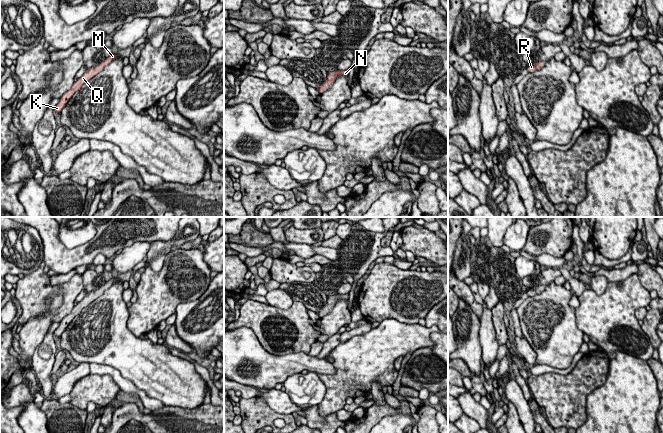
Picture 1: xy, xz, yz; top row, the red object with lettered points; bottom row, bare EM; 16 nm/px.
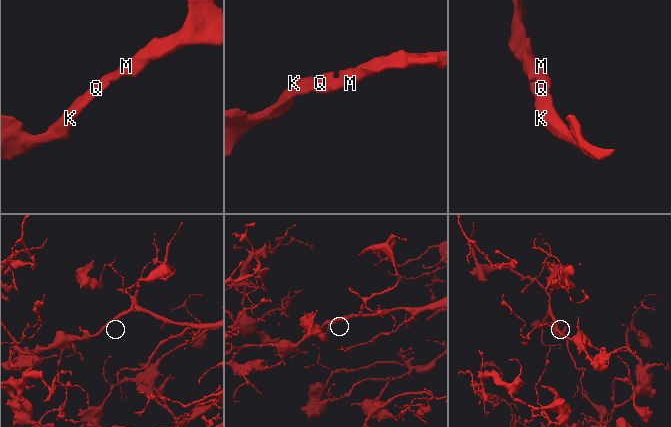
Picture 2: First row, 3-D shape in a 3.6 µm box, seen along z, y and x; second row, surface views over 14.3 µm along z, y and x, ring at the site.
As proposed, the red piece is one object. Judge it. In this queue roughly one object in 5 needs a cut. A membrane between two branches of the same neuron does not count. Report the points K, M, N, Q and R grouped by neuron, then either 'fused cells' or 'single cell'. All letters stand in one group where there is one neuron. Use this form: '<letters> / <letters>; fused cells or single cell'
K M N Q R; single cell

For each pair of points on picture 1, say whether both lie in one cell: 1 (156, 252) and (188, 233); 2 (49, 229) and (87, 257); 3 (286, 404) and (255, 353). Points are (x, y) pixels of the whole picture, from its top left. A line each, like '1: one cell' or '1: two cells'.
1: one cell
2: one cell
3: two cells

